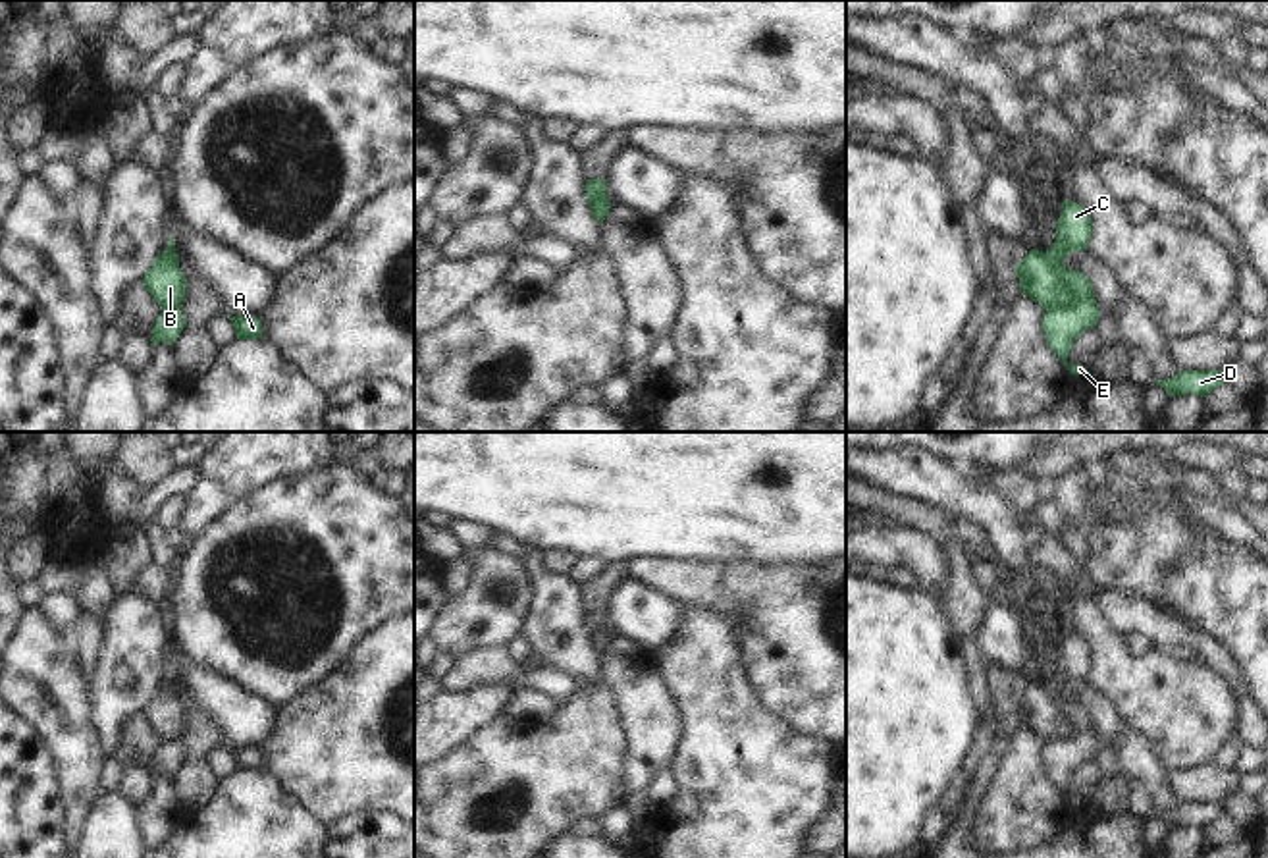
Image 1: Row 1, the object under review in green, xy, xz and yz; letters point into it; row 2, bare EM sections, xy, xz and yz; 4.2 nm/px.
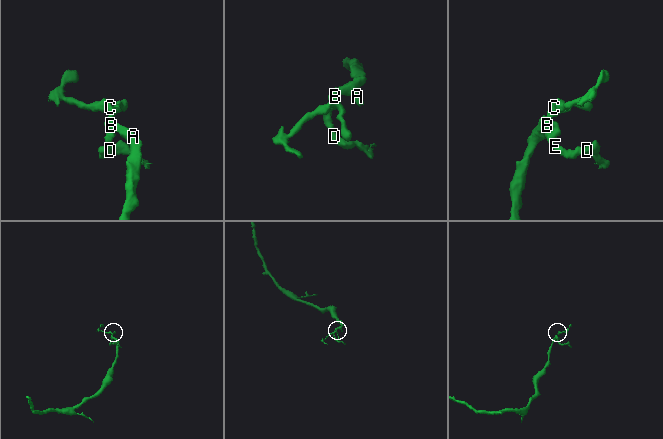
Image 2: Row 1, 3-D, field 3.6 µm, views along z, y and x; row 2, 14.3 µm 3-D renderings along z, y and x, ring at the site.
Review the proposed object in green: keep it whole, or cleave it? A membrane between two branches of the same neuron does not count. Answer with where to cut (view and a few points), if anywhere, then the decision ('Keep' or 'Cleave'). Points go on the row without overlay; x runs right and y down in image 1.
Split along yz (1043, 685), (1070, 722), (1072, 737). Cleave.

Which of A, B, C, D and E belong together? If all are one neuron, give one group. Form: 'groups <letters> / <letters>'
groups A B / C D E

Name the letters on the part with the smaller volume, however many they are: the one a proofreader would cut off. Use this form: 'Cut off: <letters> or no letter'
Cut off: C, D, E

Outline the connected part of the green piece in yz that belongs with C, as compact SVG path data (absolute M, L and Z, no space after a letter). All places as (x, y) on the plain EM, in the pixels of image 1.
M1066 630L1056 657L1056 673L1044 684L1048 696L1062 708L1071 721L1075 735L1064 740L1050 740L1043 748L1043 764L1048 779L1060 789L1070 806L1091 806L1083 796L1068 796L1068 787L1073 773L1087 762L1095 760L1100 742L1093 725L1091 711L1079 704L1064 698L1070 684L1087 683L1093 665L1093 654L1085 638Z

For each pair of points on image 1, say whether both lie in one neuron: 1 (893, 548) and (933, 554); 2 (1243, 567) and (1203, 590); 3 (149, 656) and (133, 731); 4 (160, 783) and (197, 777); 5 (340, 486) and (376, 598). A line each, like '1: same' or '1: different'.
1: same
2: same
3: different
4: different
5: same

